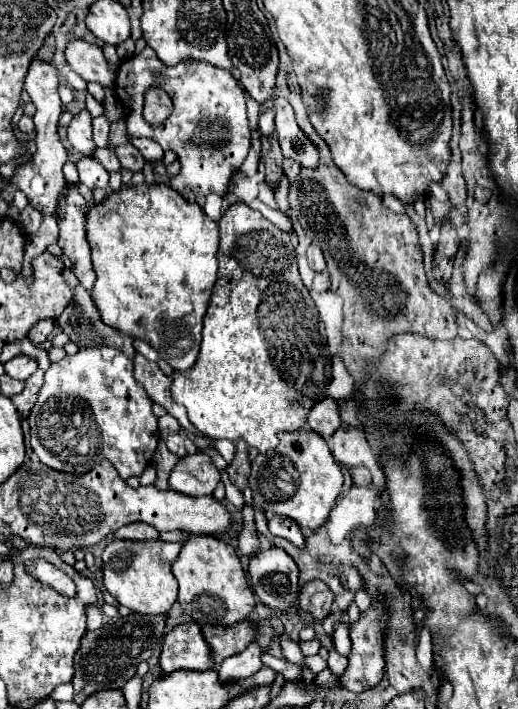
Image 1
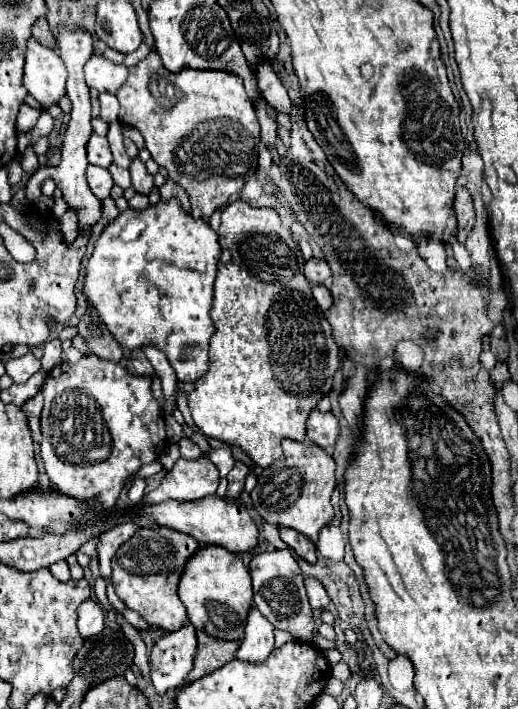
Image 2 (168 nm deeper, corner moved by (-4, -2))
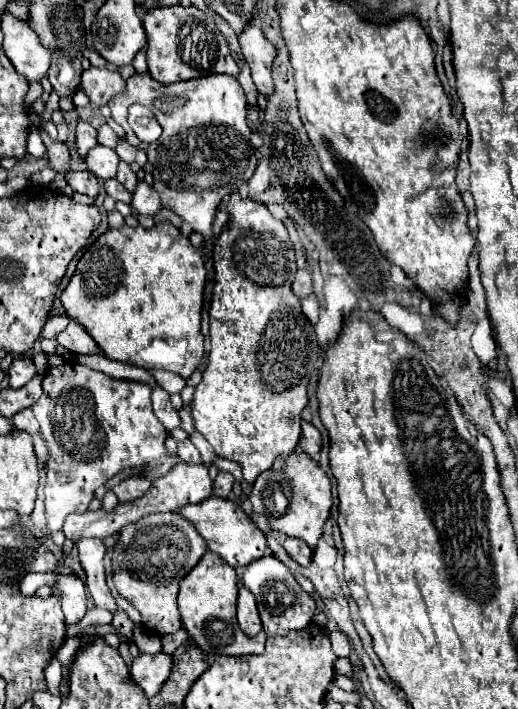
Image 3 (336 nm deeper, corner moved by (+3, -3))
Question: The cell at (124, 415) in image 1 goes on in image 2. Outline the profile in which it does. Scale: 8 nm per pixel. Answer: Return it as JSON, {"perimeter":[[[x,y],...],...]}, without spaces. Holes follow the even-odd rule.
{"perimeter":[[[83,355],[77,363],[61,363],[57,367],[53,367],[41,387],[41,393],[45,397],[45,405],[43,405],[43,411],[41,411],[41,433],[43,433],[43,439],[41,439],[41,459],[43,459],[43,465],[45,465],[45,471],[51,479],[51,483],[55,485],[55,489],[59,489],[61,493],[65,495],[71,495],[79,501],[91,501],[95,497],[99,497],[101,501],[101,507],[115,507],[115,501],[125,485],[125,481],[137,473],[143,465],[147,463],[153,463],[165,449],[165,423],[163,423],[163,415],[159,411],[159,405],[155,403],[153,399],[153,393],[151,393],[151,377],[135,377],[131,375],[125,367],[121,367],[119,363],[107,363],[107,359],[99,359],[97,355]]]}

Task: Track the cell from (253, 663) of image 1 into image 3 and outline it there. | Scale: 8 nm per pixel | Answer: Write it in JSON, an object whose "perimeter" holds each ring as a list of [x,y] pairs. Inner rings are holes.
{"perimeter":[[[244,584],[240,586],[240,594],[238,594],[238,624],[248,636],[256,636],[262,630],[256,600],[254,600],[252,592],[248,592],[248,588],[244,588]]]}

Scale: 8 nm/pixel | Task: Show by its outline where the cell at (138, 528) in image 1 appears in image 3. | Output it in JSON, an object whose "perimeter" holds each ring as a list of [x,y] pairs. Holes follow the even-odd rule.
{"perimeter":[[[84,538],[76,542],[80,566],[86,572],[86,588],[94,598],[96,608],[104,608],[110,612],[118,610],[118,604],[114,596],[110,594],[110,588],[104,580],[104,554],[106,546],[100,538]]]}

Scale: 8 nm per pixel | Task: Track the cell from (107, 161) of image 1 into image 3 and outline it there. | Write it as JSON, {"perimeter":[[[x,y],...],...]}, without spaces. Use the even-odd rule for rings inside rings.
{"perimeter":[[[106,180],[104,182],[104,190],[106,190],[108,196],[112,196],[118,202],[124,202],[124,204],[132,202],[132,194],[126,188],[122,188],[122,184],[118,180]]]}

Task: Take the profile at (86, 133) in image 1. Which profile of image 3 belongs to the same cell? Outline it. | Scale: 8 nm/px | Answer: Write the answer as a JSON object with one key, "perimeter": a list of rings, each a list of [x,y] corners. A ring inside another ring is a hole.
{"perimeter":[[[98,144],[88,152],[86,162],[88,162],[88,168],[94,172],[94,176],[108,180],[108,178],[116,178],[116,168],[120,160],[112,148]]]}

